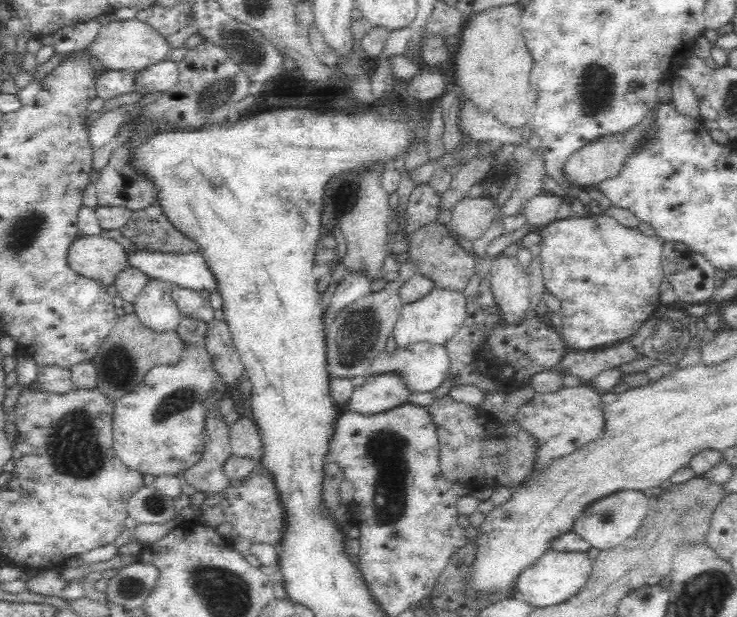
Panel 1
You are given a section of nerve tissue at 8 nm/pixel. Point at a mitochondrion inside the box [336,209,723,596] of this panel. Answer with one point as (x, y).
(386, 448)

